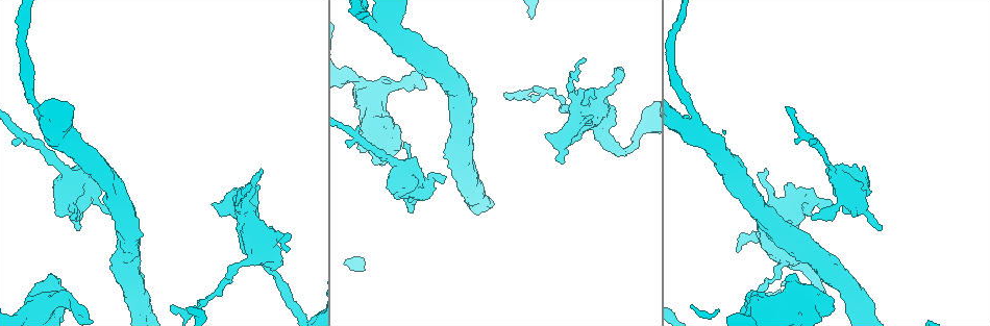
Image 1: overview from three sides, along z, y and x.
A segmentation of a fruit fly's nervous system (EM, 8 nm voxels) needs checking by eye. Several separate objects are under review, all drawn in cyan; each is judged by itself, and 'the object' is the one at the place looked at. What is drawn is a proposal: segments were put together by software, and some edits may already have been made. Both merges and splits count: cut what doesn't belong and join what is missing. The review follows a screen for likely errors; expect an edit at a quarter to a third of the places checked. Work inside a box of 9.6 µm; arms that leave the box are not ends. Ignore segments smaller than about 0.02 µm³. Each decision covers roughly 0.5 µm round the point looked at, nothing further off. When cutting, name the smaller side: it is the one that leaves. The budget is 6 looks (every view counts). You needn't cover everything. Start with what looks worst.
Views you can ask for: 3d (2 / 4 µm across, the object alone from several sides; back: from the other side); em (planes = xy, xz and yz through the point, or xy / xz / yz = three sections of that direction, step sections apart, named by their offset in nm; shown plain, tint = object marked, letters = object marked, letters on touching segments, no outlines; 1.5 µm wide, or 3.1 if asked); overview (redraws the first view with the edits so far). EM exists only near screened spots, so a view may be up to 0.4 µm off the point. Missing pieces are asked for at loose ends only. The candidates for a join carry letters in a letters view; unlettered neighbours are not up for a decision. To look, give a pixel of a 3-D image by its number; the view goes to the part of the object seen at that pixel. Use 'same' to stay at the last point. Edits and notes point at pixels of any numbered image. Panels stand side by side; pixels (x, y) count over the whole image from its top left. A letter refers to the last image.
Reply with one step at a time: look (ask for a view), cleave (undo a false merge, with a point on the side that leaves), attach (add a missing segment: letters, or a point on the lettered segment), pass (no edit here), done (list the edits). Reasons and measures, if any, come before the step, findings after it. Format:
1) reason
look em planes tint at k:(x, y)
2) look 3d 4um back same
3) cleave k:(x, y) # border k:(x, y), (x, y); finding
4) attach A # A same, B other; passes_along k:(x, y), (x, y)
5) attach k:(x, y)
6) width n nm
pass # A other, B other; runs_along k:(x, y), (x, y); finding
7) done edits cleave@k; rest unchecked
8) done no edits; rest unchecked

sudden change in width
look 3d 4um at 1:(759, 236)

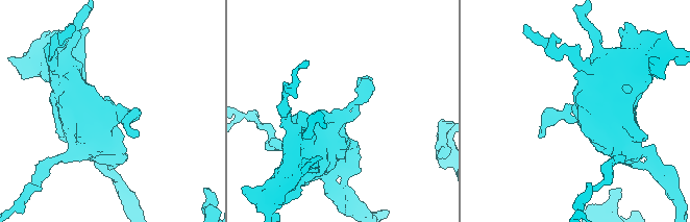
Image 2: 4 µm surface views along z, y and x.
look em planes plain at 2:(573, 111)

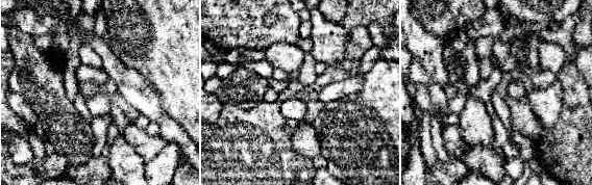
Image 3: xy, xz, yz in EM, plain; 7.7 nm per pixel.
look em planes letters same

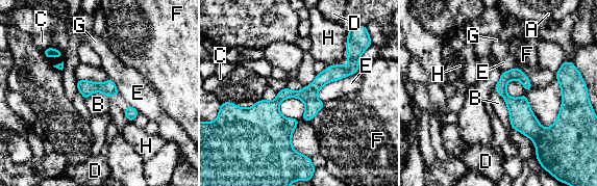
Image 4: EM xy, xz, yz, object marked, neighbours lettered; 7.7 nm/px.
pass # A other, B other, C other, D other, E other, F other, G other, H other; border 4:(497, 92), (506, 105), (512, 127); one cell here

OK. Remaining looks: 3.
look 3d 4um at 1:(375, 81)

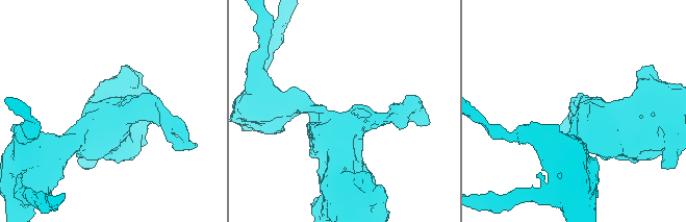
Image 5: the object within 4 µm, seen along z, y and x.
need the tissue
look em xz step 4 tint at 5:(575, 106)

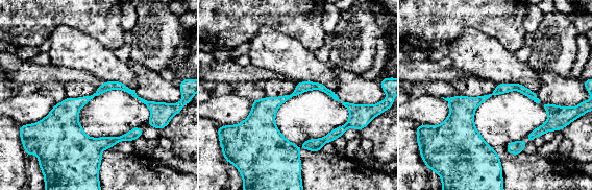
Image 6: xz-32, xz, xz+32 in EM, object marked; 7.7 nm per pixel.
another direction
look em planes letters same

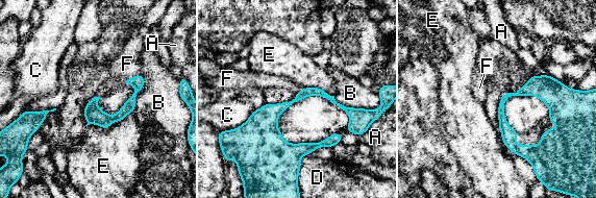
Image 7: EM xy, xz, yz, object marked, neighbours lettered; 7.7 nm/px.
longest_contact E 400 nm
pass # A other, B other, C other, D other, E other, F other; runs_along 7:(548, 78), (501, 102), (508, 141), (525, 153); none of them fits

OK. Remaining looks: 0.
done no edits; rest unchecked

